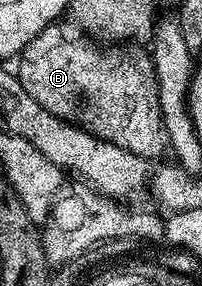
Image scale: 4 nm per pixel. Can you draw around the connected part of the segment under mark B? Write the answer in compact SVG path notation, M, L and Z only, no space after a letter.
M50 23L24 47L20 55L20 70L16 75L20 85L27 90L40 106L52 115L69 118L82 95L88 97L88 119L84 121L87 130L98 139L108 140L128 148L137 156L156 159L166 147L165 131L162 128L162 110L159 103L159 81L156 80L155 63L149 50L138 43L120 43L102 47L87 32L74 23L60 25Z

